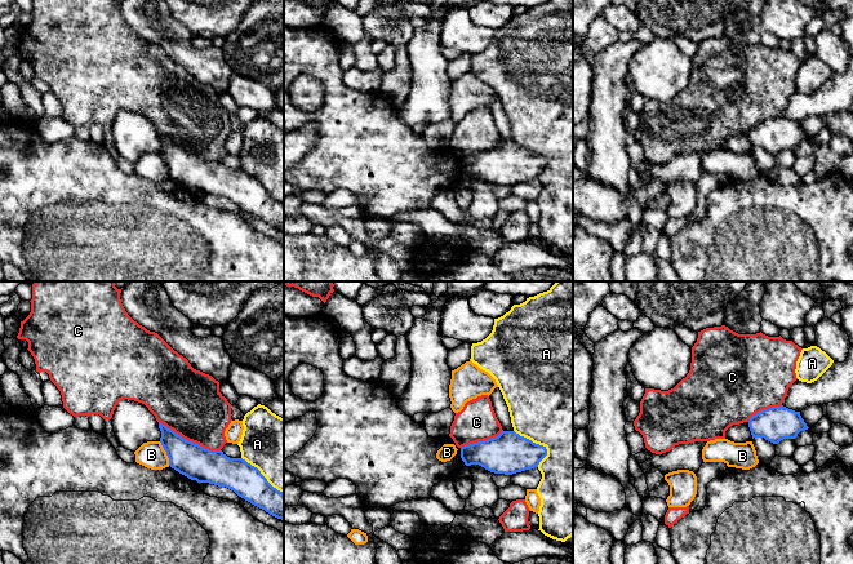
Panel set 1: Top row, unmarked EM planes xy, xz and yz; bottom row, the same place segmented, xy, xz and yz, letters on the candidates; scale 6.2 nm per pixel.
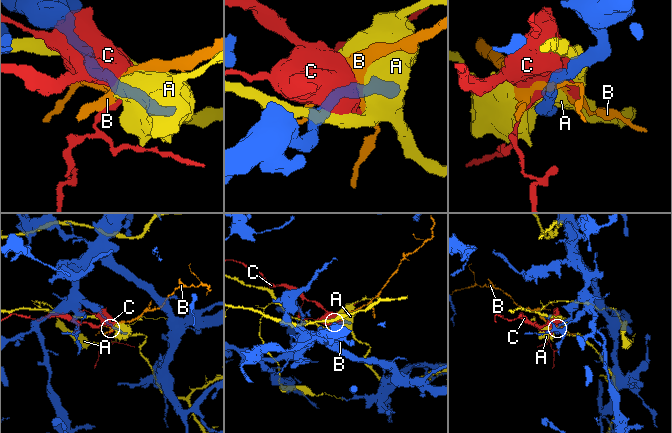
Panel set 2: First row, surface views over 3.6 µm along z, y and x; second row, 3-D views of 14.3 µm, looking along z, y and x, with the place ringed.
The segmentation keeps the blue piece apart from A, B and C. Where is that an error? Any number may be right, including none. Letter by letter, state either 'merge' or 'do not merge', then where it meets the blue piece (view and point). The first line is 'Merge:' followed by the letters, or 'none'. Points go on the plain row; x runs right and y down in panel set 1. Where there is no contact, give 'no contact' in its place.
Merge: none
A: do not merge; contact xz (538, 155)
B: do not merge; contact xy (167, 164)
C: do not merge; contact xy (190, 152)

